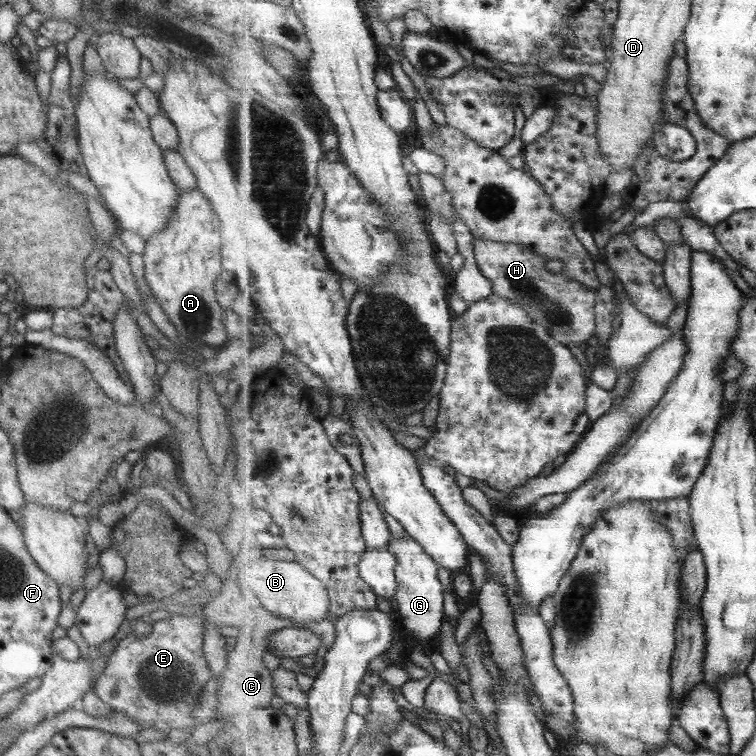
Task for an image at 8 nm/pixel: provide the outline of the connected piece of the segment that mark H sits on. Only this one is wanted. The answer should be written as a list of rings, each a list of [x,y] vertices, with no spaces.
[[[476,239],[475,258],[477,258],[477,266],[483,276],[493,284],[493,295],[505,299],[509,303],[517,304],[529,315],[529,318],[532,318],[533,322],[539,326],[548,327],[549,334],[552,334],[553,338],[564,343],[565,346],[575,344],[577,347],[581,347],[584,342],[593,338],[595,306],[597,306],[597,300],[600,300],[598,290],[589,290],[582,282],[565,276],[563,271],[559,274],[549,272],[545,258],[539,258],[539,254],[535,254],[531,248],[521,246],[521,244]]]

